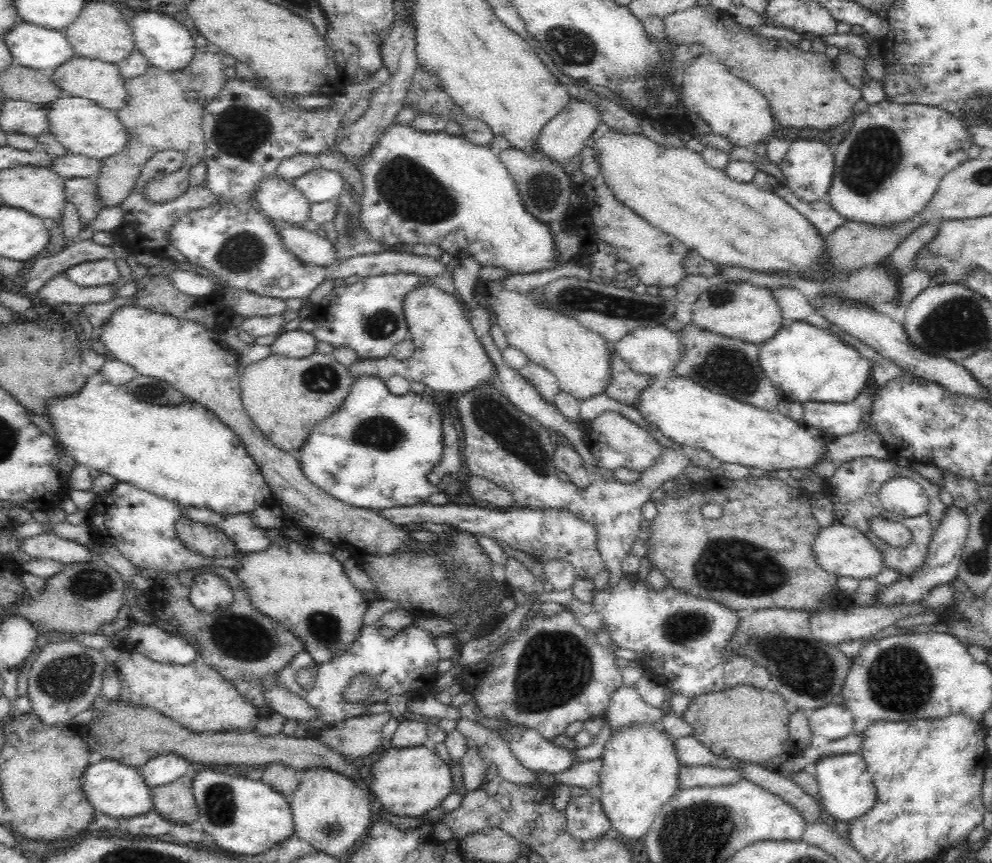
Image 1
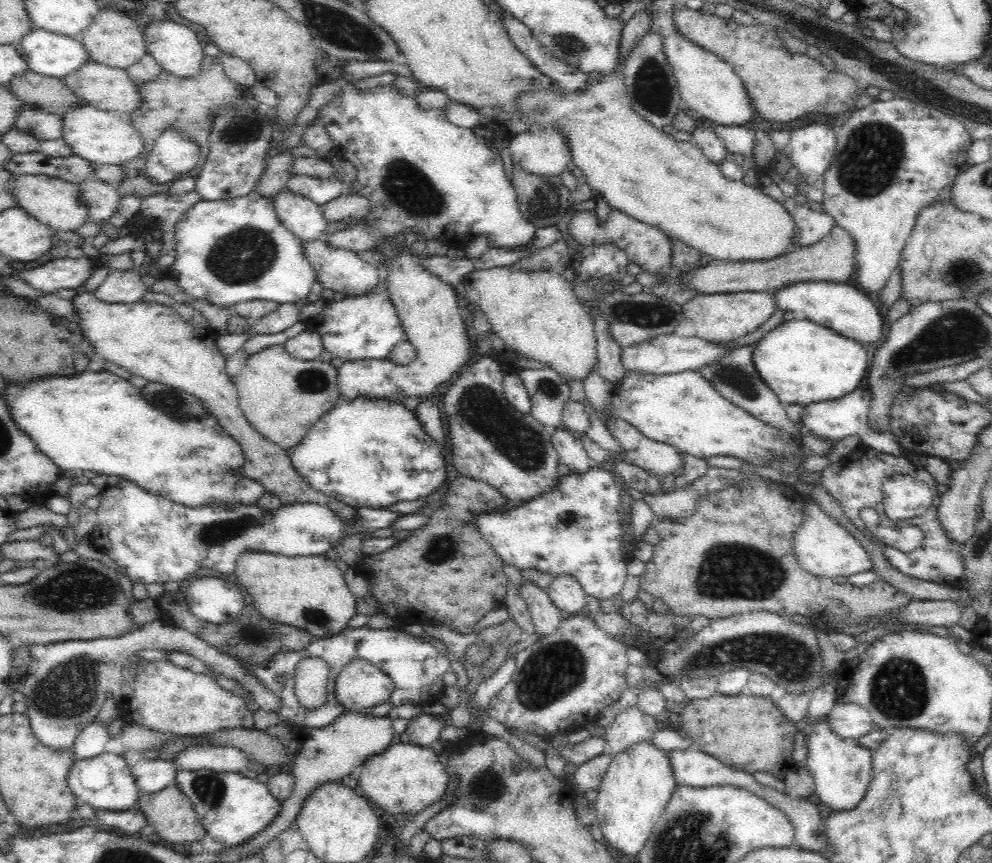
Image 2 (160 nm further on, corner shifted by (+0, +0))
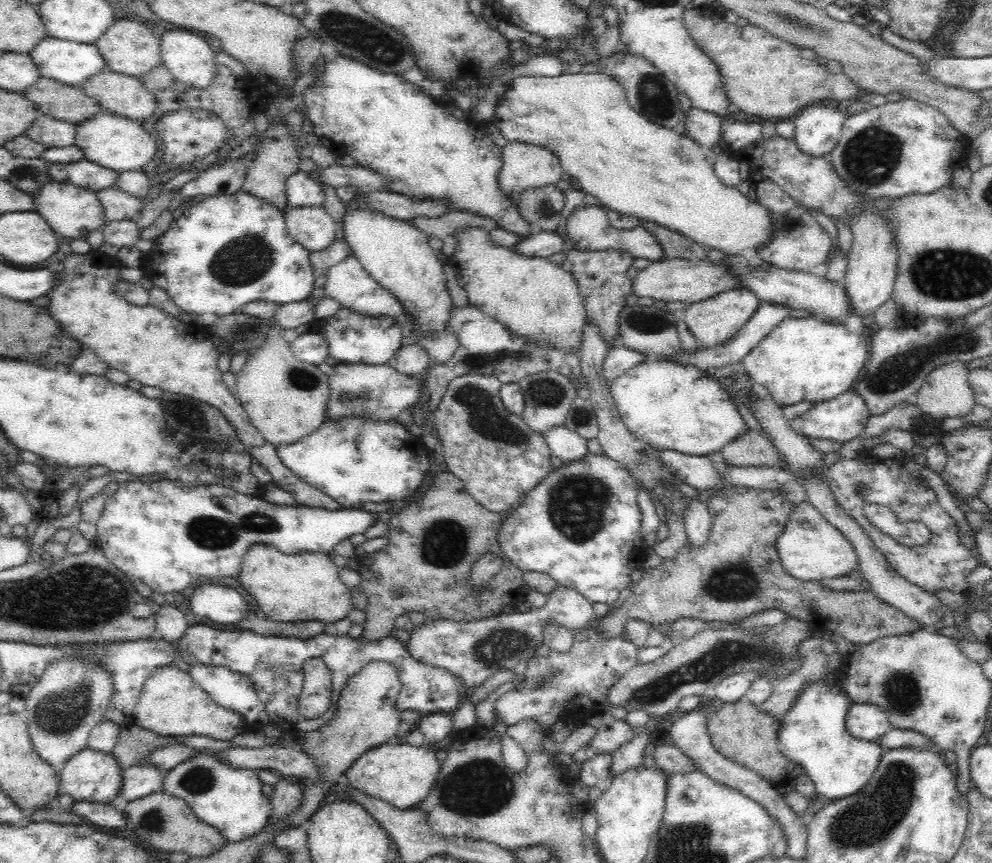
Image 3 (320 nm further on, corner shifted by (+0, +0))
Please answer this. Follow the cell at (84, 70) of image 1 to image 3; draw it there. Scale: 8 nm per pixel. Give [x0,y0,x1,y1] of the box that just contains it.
[80,70,156,120]

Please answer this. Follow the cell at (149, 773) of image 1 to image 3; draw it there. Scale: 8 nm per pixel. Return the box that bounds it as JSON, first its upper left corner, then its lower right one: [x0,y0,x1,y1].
[113,765,164,807]

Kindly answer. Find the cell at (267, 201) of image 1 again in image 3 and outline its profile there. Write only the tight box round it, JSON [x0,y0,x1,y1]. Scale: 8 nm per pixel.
[284,207,336,252]

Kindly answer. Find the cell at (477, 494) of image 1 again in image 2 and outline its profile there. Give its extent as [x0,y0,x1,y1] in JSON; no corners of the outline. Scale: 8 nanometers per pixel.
[364,474,510,634]

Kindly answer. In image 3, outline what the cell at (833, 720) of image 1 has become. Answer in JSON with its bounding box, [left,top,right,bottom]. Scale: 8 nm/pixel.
[845,703,896,743]

